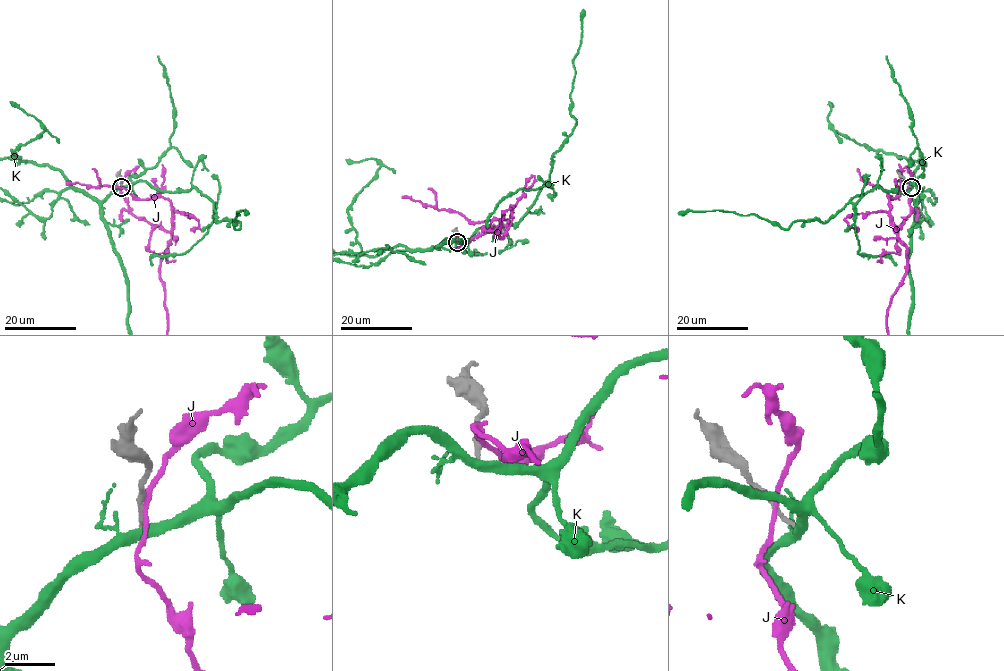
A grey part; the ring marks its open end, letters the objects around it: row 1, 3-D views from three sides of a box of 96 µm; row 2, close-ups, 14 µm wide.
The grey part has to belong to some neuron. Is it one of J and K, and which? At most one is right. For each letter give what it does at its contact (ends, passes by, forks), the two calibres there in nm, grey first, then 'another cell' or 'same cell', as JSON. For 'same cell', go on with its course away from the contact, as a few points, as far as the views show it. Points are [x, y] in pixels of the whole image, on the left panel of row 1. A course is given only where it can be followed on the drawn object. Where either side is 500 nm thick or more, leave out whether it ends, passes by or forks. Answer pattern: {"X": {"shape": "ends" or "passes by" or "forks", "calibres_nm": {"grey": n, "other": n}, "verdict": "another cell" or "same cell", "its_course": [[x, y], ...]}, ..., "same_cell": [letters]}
{"J": {"shape": "passes by", "calibres_nm": {"grey": 260, "other": 180}, "verdict": "another cell"}, "K": {"shape": "forks", "calibres_nm": {"grey": 170, "other": 320}, "verdict": "another cell"}, "same_cell": []}

